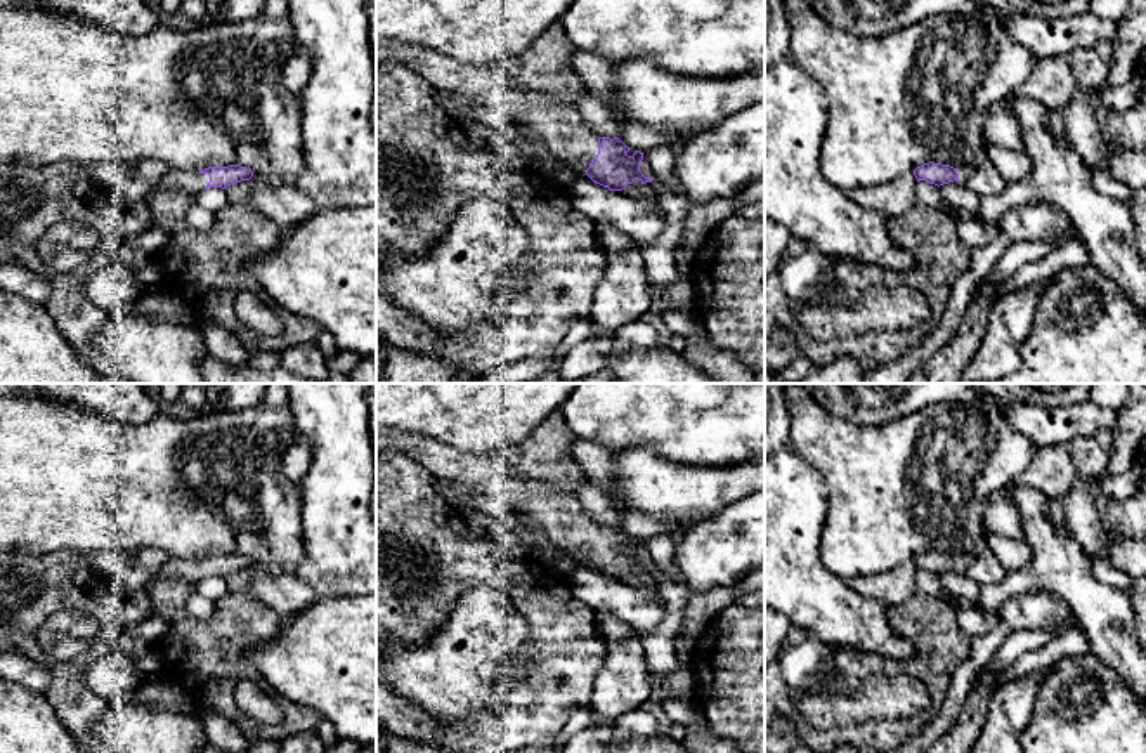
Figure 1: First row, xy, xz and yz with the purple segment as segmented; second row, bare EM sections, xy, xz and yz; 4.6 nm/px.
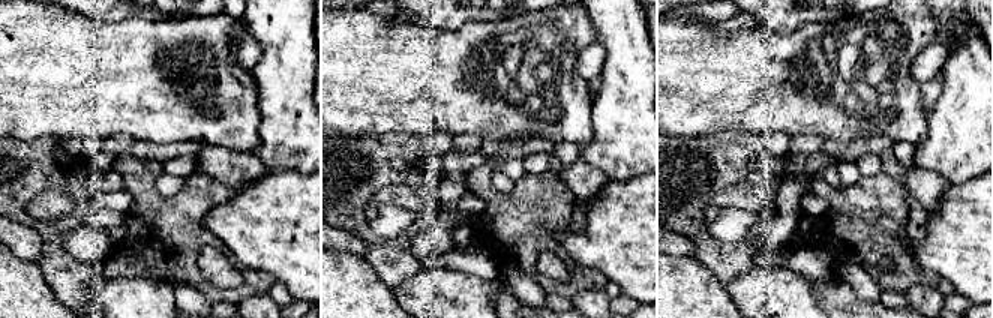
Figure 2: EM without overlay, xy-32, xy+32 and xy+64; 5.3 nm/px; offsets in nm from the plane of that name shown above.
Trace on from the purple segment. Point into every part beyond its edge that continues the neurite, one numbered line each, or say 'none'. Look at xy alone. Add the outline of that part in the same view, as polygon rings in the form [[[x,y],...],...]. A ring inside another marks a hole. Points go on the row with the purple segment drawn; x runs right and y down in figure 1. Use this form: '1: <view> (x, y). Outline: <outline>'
1: xy (191, 183). Outline: [[[172,168],[168,174],[163,175],[160,184],[170,191],[184,191],[191,196],[203,191],[210,182],[208,174],[199,172],[186,172],[180,168]]]

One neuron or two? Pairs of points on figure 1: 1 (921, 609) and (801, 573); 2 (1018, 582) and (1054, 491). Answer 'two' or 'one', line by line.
1: two
2: two

